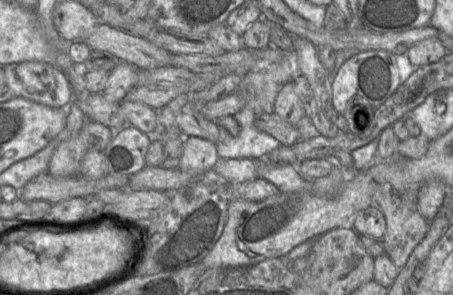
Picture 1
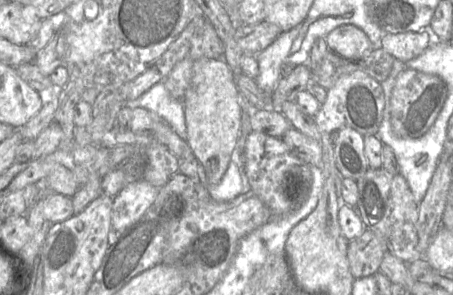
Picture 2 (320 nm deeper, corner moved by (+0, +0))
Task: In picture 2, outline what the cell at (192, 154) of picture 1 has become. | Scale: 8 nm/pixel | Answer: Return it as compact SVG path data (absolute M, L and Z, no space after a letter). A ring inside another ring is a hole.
M147 181L127 184L113 199L111 231L123 233L136 223L155 201L160 187Z

